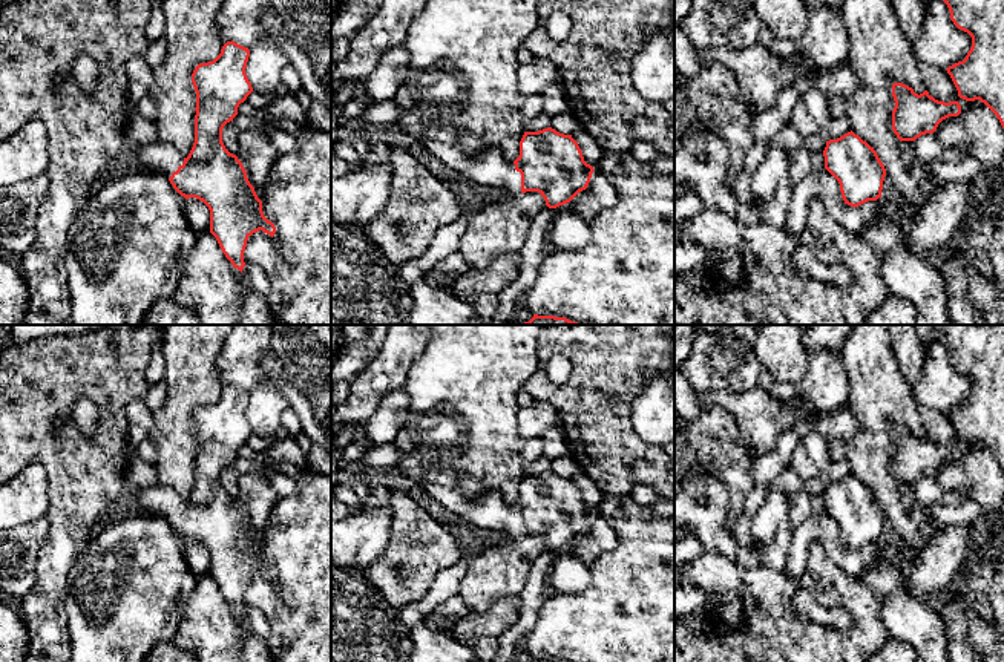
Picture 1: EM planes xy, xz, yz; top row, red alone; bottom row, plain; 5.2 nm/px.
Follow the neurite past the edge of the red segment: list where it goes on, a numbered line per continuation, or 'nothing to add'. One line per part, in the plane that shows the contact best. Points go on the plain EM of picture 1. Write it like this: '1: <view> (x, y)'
1: xz (489, 511)

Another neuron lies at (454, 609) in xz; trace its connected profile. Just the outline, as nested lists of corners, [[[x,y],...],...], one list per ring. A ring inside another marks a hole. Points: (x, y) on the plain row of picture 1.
[[[458,593],[452,595],[445,601],[438,608],[429,613],[425,619],[425,624],[434,630],[441,631],[443,625],[448,621],[460,621],[472,614],[472,610],[464,604]]]

